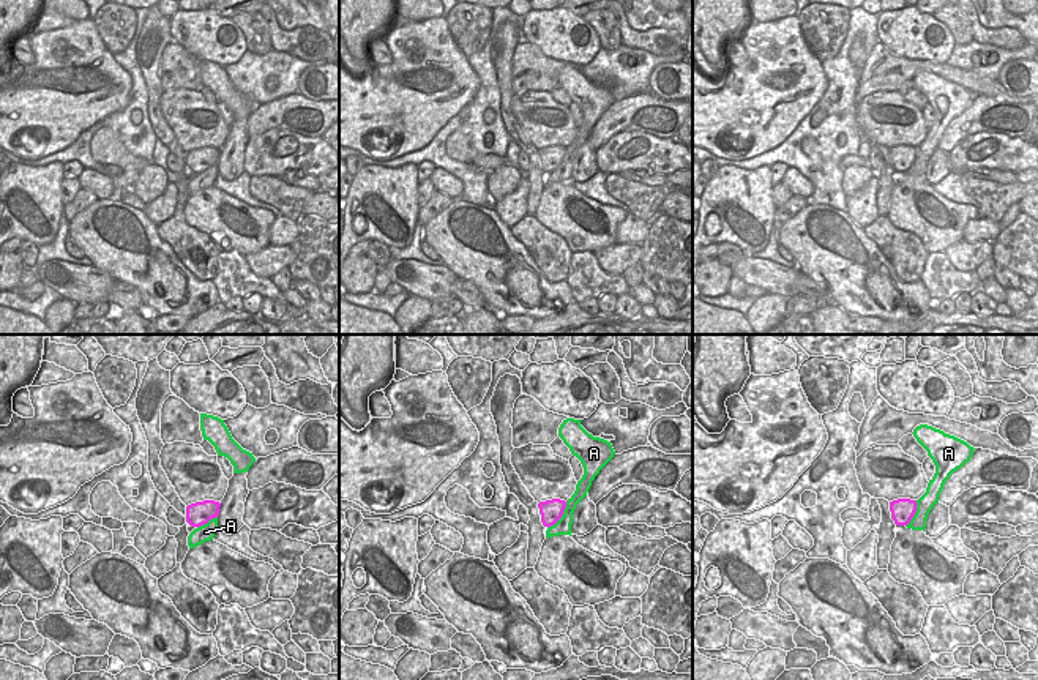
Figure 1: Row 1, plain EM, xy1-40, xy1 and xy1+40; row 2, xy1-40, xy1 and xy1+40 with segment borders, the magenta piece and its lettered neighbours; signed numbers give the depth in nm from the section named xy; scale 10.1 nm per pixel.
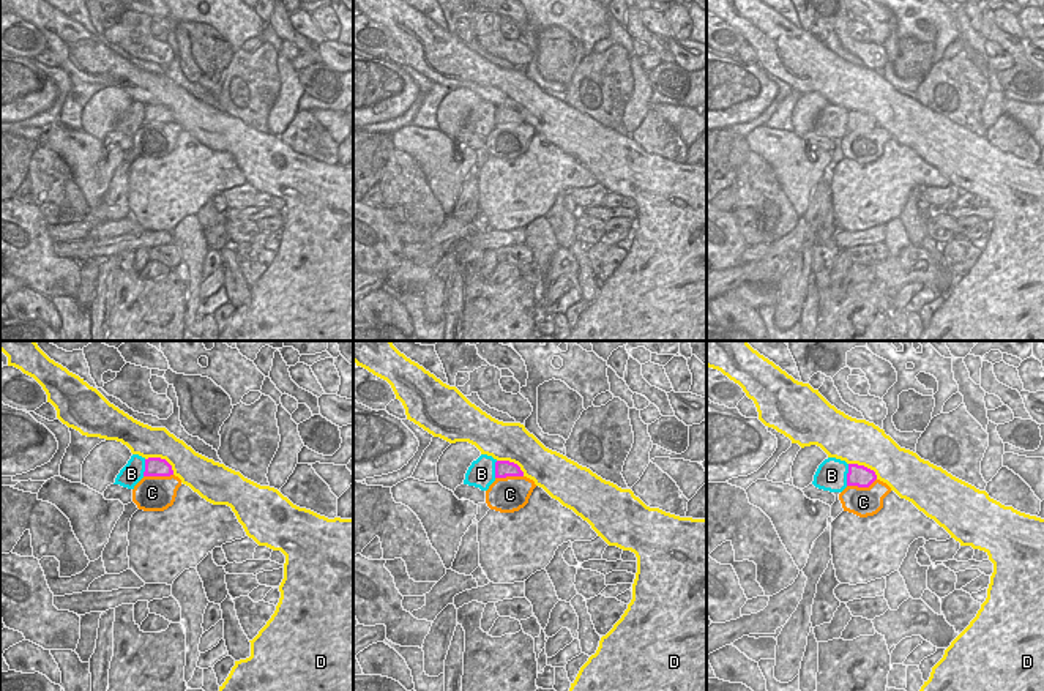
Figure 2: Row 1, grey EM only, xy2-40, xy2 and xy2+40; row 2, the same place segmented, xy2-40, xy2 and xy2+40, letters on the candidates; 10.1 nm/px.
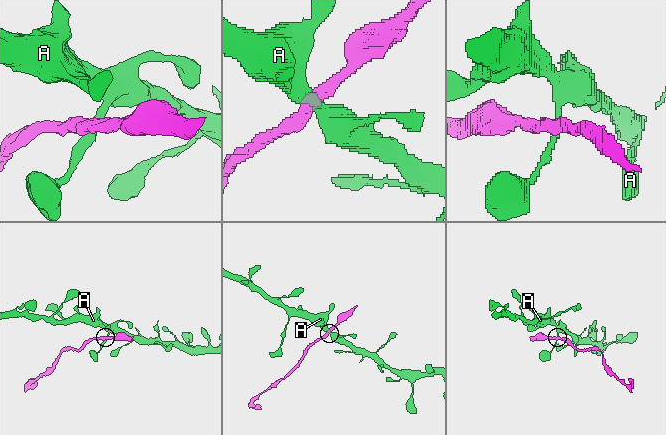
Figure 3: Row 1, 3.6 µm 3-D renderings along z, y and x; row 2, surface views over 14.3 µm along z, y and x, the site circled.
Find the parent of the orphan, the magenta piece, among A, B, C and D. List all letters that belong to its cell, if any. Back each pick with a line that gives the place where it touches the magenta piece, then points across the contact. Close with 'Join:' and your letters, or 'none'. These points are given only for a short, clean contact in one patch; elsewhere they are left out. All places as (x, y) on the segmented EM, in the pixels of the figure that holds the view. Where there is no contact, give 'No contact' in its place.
B: Touches magenta at xy2+40 (847, 475)
Join: B

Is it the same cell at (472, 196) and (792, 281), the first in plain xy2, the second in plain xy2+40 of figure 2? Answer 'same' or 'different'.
same

